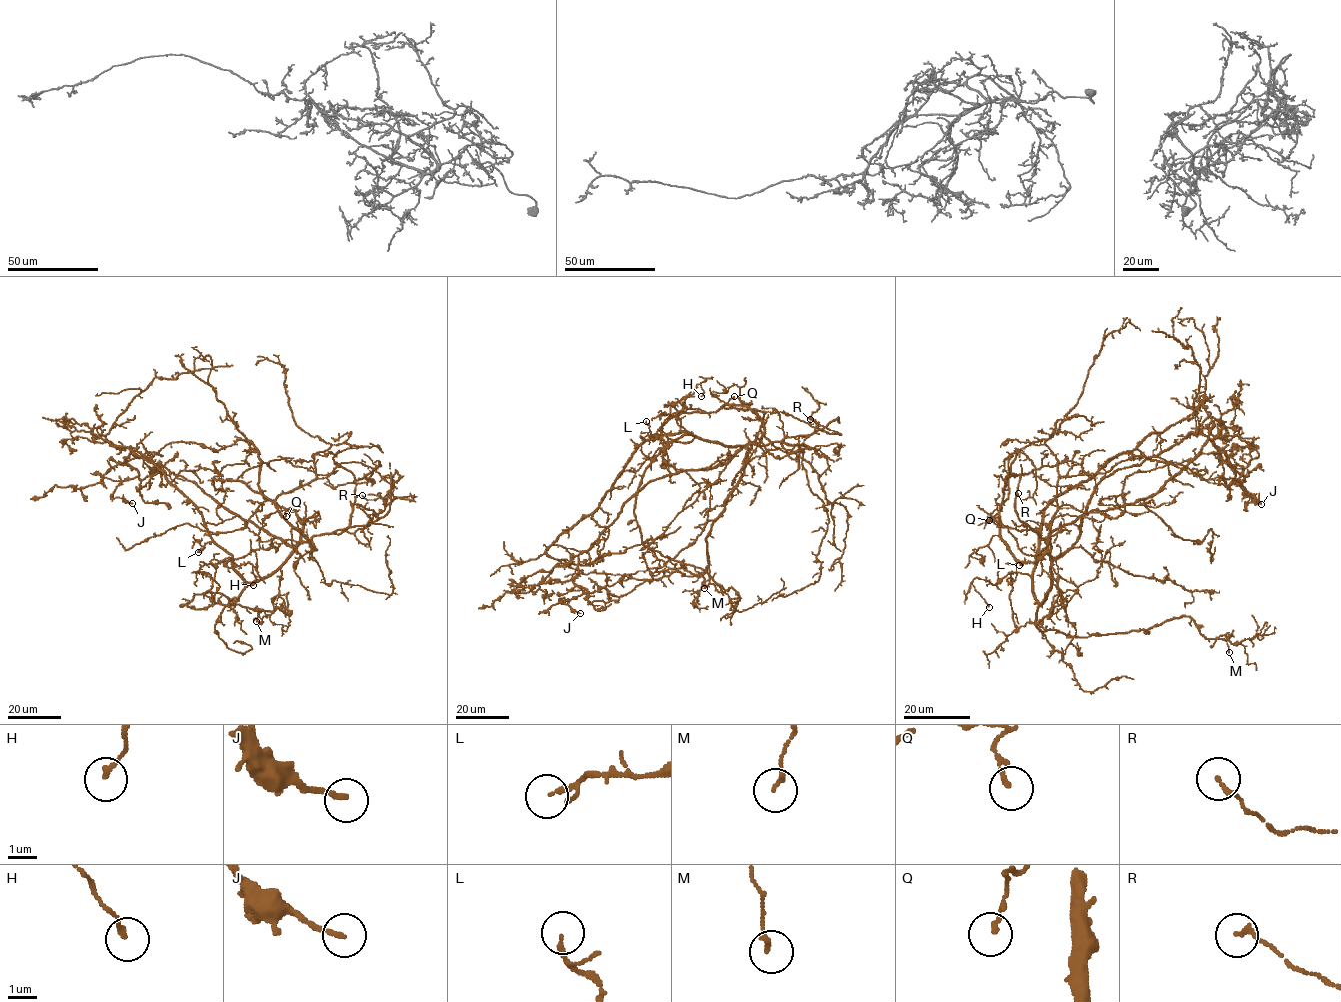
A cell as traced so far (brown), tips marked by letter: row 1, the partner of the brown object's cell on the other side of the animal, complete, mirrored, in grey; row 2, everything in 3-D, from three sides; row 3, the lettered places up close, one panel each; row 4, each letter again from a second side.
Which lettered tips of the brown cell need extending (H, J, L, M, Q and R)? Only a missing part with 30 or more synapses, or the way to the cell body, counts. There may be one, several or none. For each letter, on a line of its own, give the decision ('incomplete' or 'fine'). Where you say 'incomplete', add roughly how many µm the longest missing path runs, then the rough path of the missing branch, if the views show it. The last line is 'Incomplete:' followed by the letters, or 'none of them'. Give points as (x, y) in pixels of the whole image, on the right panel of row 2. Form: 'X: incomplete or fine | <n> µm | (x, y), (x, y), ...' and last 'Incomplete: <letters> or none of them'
H: fine
J: fine
L: fine
M: fine
Q: fine
R: fine
Incomplete: none of them

